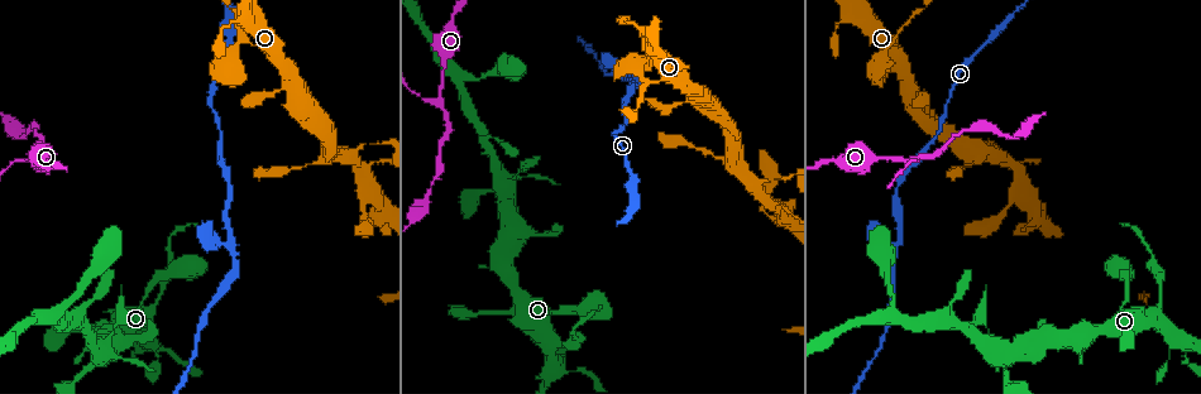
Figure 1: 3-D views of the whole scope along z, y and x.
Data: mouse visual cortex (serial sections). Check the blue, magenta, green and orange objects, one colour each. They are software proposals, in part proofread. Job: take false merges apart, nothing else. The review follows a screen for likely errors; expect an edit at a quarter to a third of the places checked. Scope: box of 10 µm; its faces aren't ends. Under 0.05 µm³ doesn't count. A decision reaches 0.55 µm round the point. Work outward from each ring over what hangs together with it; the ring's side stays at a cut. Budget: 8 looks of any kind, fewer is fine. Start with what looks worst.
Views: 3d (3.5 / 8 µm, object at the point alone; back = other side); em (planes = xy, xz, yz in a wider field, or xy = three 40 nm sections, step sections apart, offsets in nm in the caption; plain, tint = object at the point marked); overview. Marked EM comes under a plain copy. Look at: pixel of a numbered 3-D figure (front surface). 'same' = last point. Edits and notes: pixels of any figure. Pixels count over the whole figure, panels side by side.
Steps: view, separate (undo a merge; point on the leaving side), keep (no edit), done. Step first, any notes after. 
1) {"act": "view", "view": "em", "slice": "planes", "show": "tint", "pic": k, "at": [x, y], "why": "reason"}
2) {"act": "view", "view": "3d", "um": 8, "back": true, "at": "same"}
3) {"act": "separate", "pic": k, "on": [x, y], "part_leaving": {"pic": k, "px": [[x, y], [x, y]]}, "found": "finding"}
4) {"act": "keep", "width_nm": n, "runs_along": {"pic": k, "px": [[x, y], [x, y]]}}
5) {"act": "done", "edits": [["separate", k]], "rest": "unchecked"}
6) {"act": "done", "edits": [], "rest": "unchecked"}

{"act": "view", "view": "3d", "um": 8, "pic": 1, "at": [640, 84], "why": "three-way junction"}

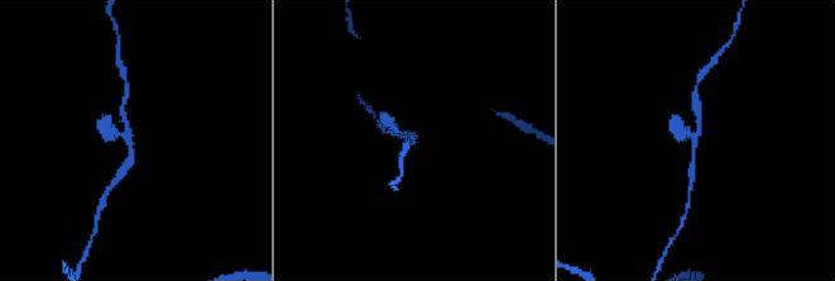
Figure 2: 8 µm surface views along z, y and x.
{"act": "view", "view": "3d", "um": 3.5, "at": "same", "why": "closer look"}

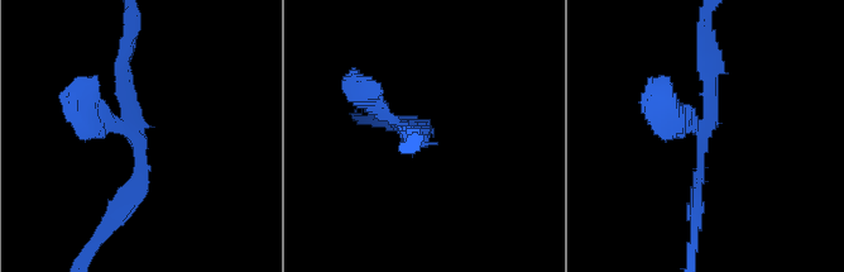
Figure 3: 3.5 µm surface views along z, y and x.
{"act": "view", "view": "em", "slice": "xy", "step": 2, "show": "tint", "pic": 3, "at": [710, 126], "arms": 3, "arm_widths_nm": [150, 150, 300]}

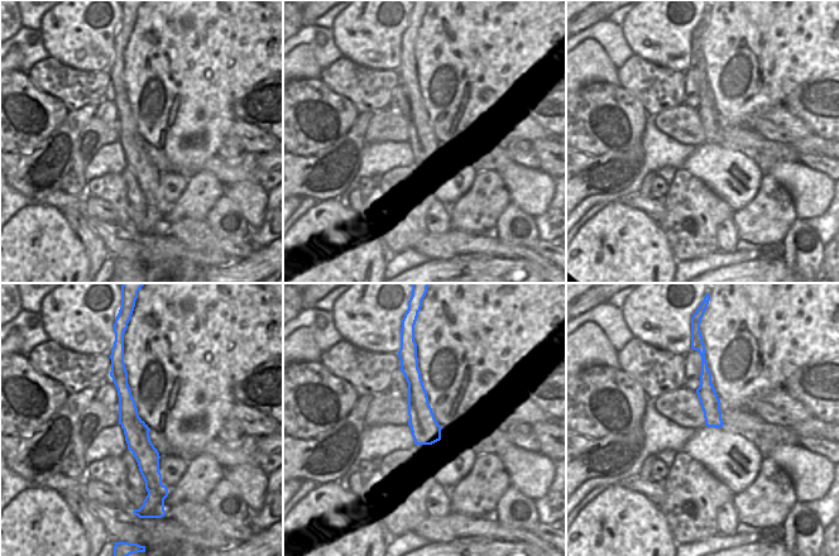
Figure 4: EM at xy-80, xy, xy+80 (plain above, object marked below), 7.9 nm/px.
{"act": "separate", "pic": 3, "on": [96, 128], "part_leaving": {"pic": 3, "px": [[126, 128], [80, 105], [95, 81]]}, "found": "two cells meet here"}

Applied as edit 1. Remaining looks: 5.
{"act": "view", "view": "3d", "um": 3.5, "pic": 1, "at": [1018, 177], "why": "four arms meet"}

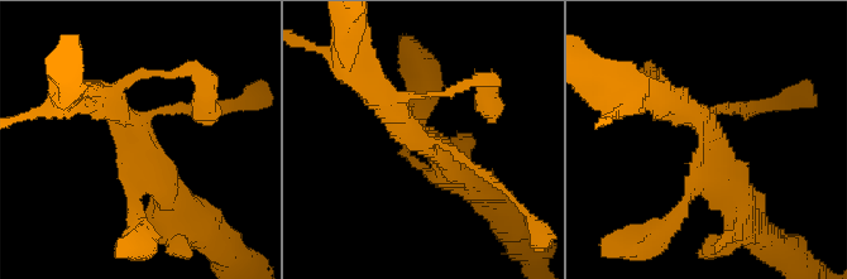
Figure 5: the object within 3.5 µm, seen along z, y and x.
{"act": "view", "view": "em", "slice": "xy", "step": 2, "show": "tint", "pic": 5, "at": [428, 142], "arms": 4, "arm_widths_nm": [100, 150, 350, 400], "why": "shape alone is not enough"}

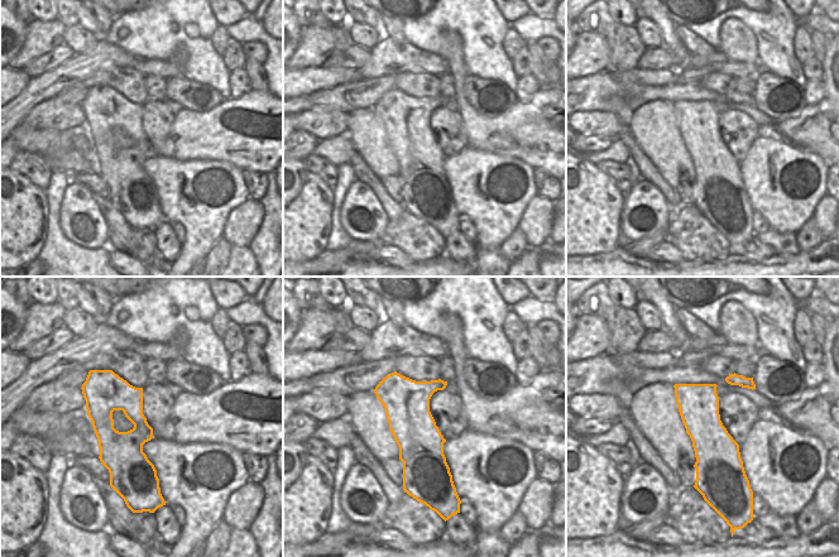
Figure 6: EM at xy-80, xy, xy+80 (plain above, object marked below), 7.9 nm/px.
{"act": "keep", "width_nm": 360, "runs_along": {"pic": 5, "px": [[666, 100], [709, 128], [745, 212]]}, "found": "all the same cell"}

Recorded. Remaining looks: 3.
{"act": "view", "view": "3d", "um": 8, "pic": 1, "at": [1160, 305], "why": "three arms meet"}

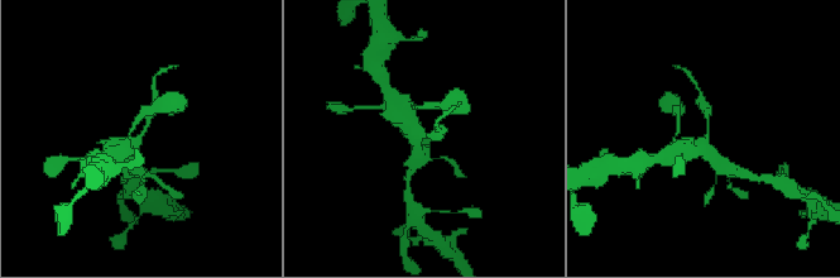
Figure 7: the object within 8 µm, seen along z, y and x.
{"act": "view", "view": "3d", "um": 3.5, "at": "same", "why": "closer look"}

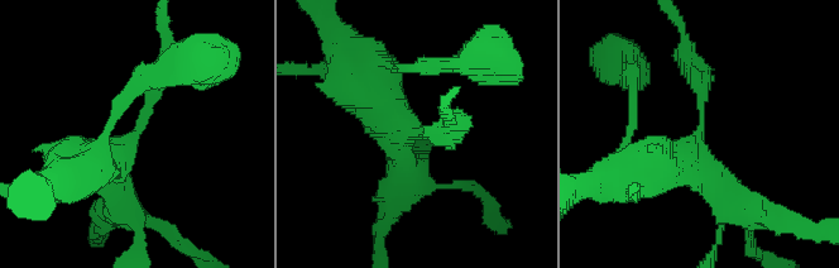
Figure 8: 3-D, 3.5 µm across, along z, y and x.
{"act": "view", "view": "em", "slice": "xy", "step": 1, "show": "tint", "pic": 8, "at": [416, 135], "arms": 3, "arm_widths_nm": [200, 300, 500]}

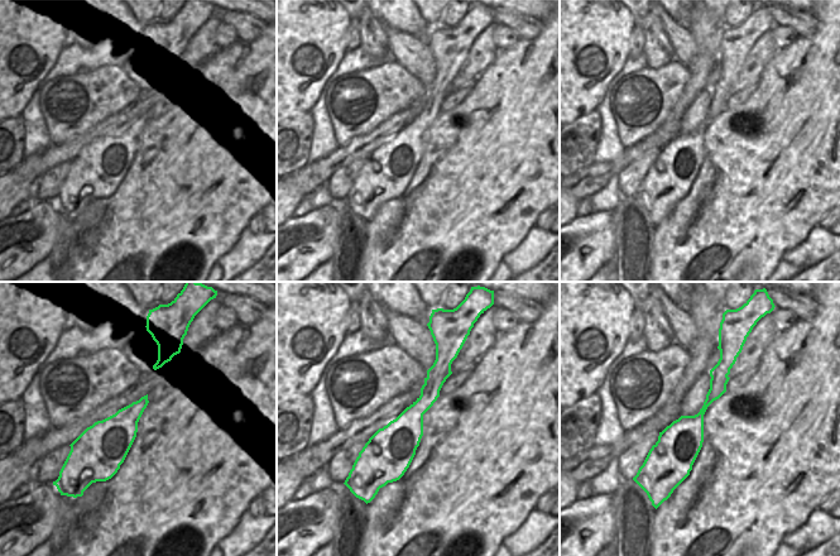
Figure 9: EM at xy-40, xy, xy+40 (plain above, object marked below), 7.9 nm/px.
{"act": "separate", "pic": 8, "on": [437, 135], "part_leaving": {"pic": 8, "px": [[423, 135], [450, 127], [446, 100]]}, "found": "two cells meet here"}

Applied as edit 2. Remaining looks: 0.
{"act": "done", "edits": [["separate", 3], ["separate", 8]], "rest": "unchecked"}

